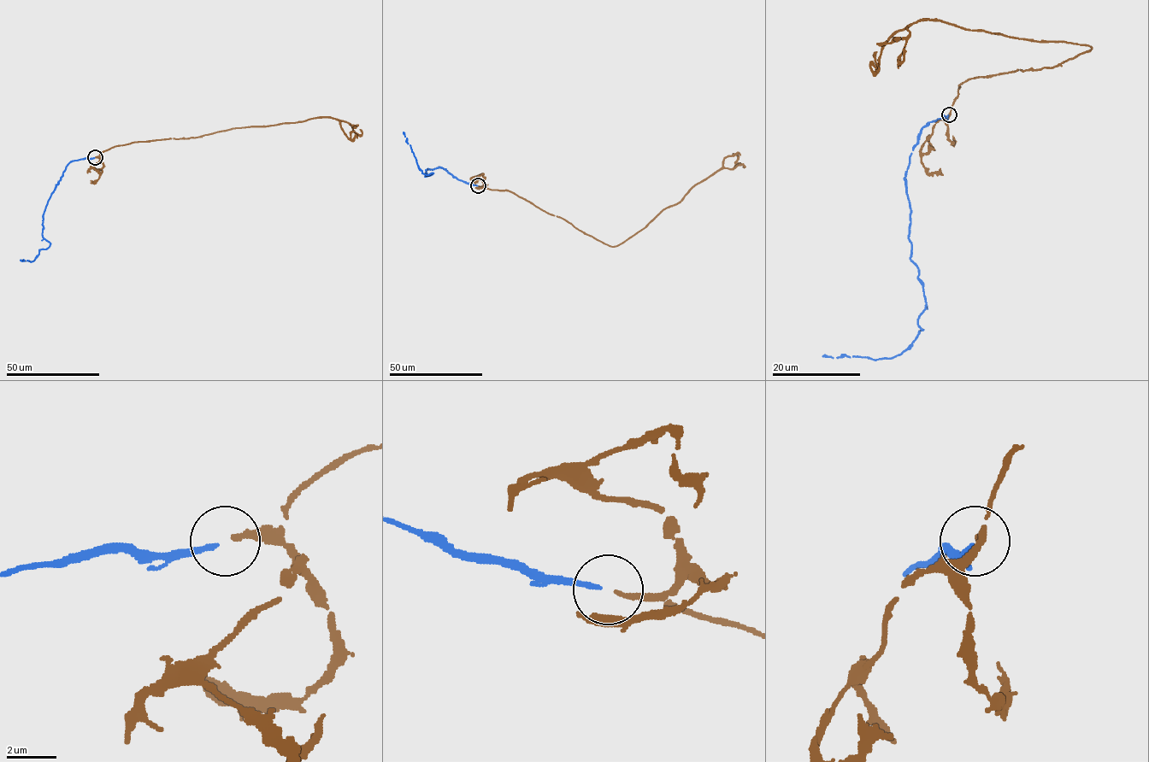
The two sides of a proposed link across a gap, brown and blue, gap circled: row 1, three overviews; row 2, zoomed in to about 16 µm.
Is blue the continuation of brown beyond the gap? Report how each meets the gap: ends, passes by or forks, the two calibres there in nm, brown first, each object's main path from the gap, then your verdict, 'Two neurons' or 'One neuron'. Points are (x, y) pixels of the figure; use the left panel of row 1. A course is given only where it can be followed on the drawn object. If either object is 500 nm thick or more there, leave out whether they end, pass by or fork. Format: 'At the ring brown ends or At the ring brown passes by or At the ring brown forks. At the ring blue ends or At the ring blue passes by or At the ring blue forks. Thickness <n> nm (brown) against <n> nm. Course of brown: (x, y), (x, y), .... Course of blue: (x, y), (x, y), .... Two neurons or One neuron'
At the ring brown ends. At the ring blue ends. Thickness 200 nm (brown) against 180 nm. Course of brown: (95, 157), (114, 146), (137, 142), (196, 137), (317, 117), (337, 119), (349, 138), (357, 137). Course of blue: (94, 158), (71, 161), (66, 167), (43, 214), (43, 237), (49, 247), (41, 249), (33, 261), (20, 260). One neuron

